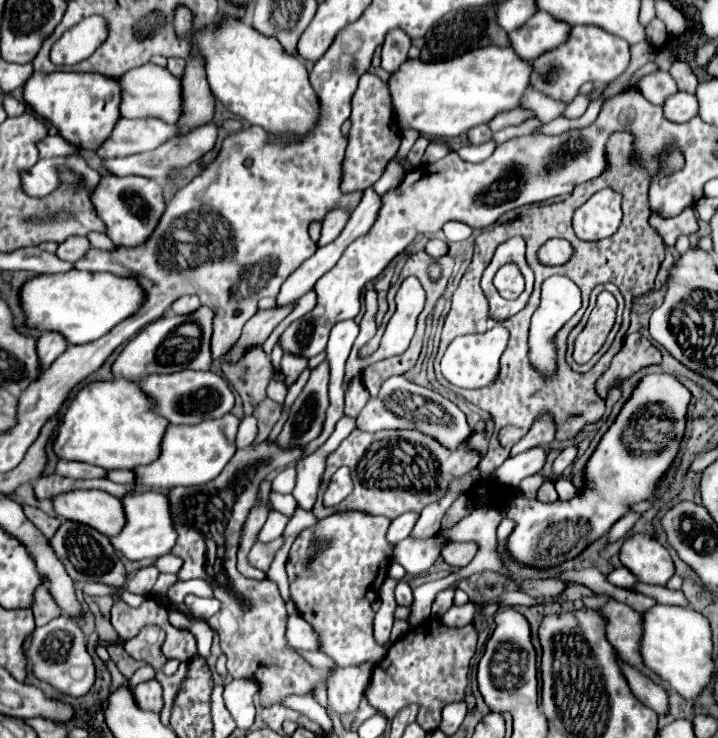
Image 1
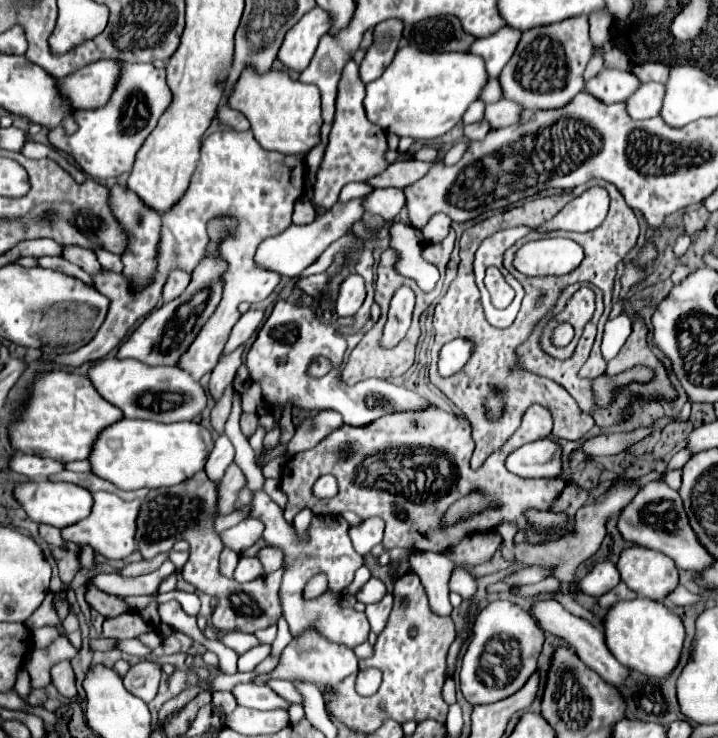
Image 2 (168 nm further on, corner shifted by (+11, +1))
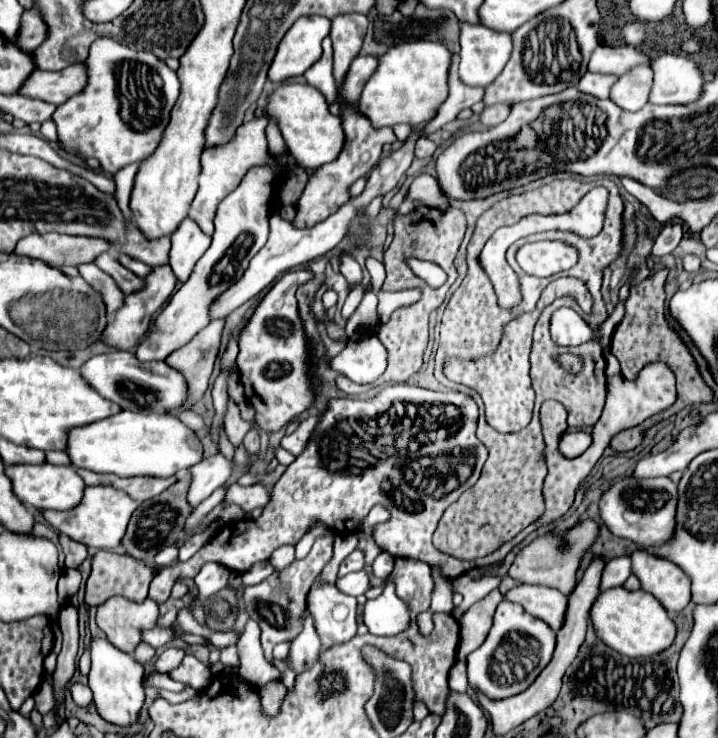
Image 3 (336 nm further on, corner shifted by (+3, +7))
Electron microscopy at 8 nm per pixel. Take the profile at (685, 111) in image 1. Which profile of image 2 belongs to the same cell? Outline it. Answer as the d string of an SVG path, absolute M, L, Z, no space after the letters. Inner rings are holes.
M643 82L627 100L625 110L633 120L645 120L653 118L661 110L661 98L663 98L665 86L659 82Z

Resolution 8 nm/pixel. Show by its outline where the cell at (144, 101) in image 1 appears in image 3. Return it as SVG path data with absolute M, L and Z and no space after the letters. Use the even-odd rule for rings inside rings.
M85 62L67 66L65 70L59 70L59 72L45 72L37 68L31 74L31 78L23 84L19 94L39 98L45 102L53 102L59 106L65 100L69 100L69 96L83 92L85 80L87 80Z

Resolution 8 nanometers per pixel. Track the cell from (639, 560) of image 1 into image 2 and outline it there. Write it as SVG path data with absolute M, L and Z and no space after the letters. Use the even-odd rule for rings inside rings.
M631 546L621 552L617 568L621 580L639 596L663 602L679 584L679 572L671 558L661 552Z

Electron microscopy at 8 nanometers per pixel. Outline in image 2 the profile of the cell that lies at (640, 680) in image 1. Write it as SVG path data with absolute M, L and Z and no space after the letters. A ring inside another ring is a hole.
M537 600L537 602L533 602L533 606L531 606L531 616L537 620L537 624L539 624L545 632L549 632L549 634L553 634L553 636L565 640L567 644L571 644L573 650L577 652L577 656L579 656L591 670L595 670L605 682L611 682L611 684L617 686L617 682L621 682L621 678L625 678L625 670L627 670L627 668L621 666L621 664L613 658L613 654L609 654L609 648L605 646L605 636L603 636L601 630L599 630L597 626L593 626L589 620L583 620L583 618L573 616L573 614L567 612L557 600Z

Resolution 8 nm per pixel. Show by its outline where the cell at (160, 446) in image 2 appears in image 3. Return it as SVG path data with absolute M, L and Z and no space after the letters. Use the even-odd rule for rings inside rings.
M121 410L119 414L105 418L101 422L93 422L85 428L83 426L73 428L69 432L67 454L73 466L87 468L93 472L109 472L121 478L131 476L169 478L201 462L203 444L177 416Z

